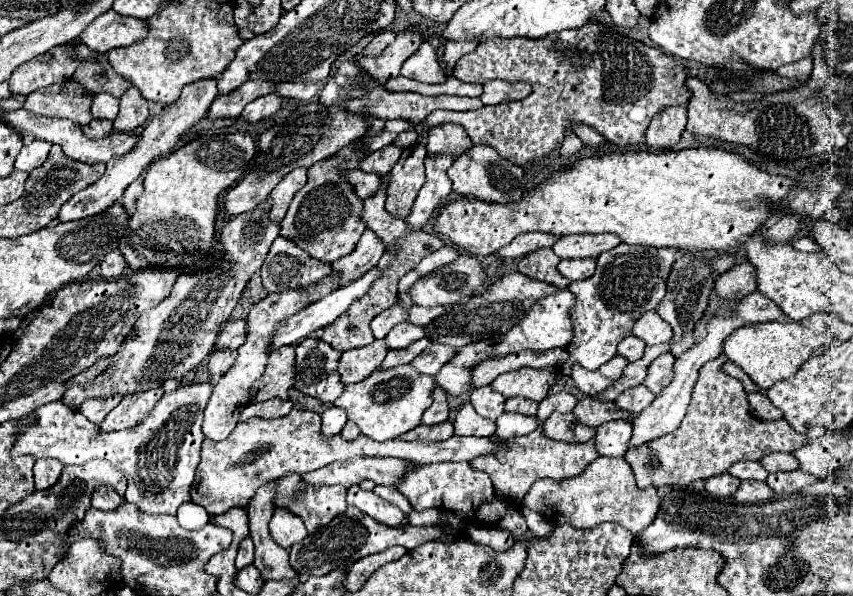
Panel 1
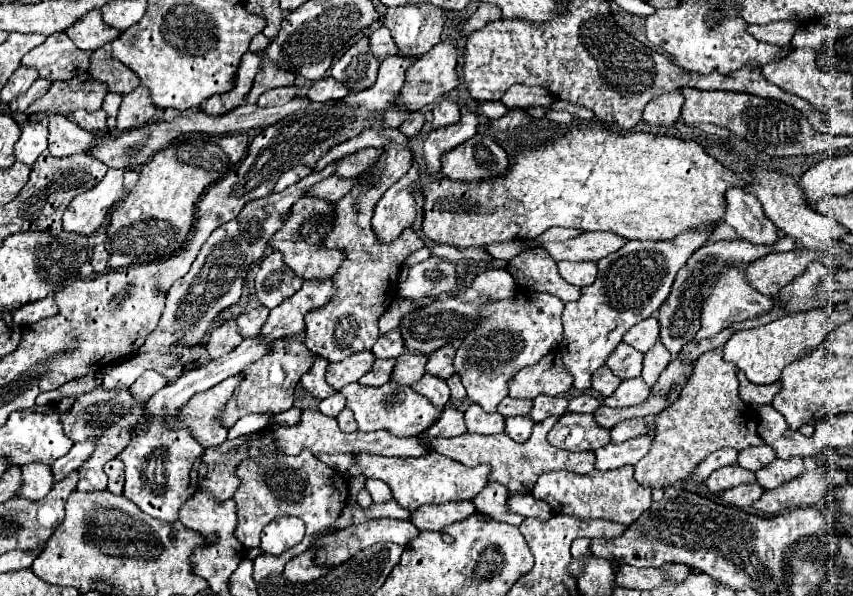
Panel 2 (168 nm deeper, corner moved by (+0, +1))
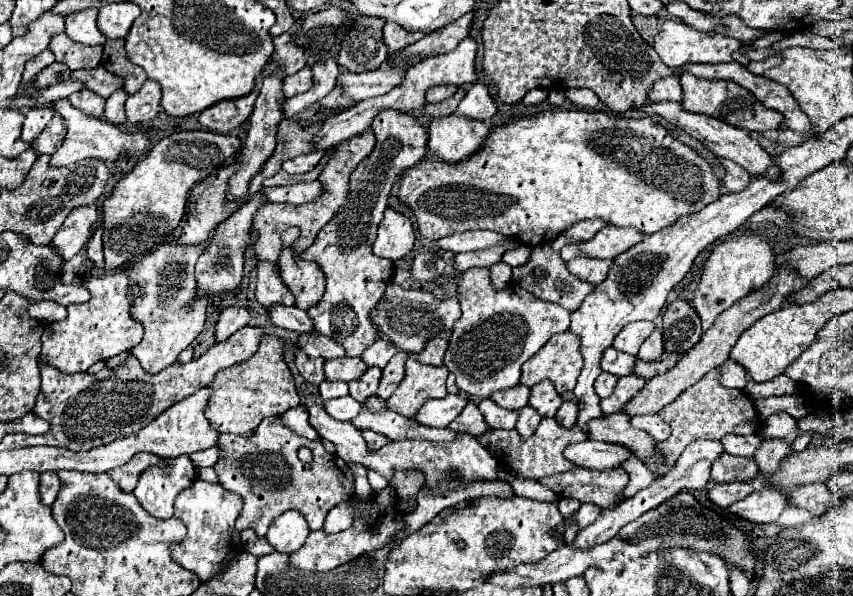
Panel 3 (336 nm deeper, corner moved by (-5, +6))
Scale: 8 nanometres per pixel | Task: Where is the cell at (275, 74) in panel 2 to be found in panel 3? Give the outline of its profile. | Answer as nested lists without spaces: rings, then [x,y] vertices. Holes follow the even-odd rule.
[[[289,33],[273,37],[273,45],[275,45],[275,53],[273,53],[271,65],[283,65],[287,75],[293,75],[305,67],[307,63],[305,49],[299,49]]]

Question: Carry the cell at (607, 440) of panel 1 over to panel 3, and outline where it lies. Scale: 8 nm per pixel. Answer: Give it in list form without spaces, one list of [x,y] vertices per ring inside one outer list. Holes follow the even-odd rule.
[[[651,413],[651,415],[637,415],[637,417],[631,417],[631,425],[635,425],[637,429],[643,429],[647,431],[657,443],[665,441],[669,435],[671,435],[671,427],[657,415],[657,413]]]

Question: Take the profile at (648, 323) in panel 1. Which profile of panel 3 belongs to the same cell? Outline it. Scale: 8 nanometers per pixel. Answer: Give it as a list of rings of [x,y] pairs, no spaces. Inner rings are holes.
[[[639,321],[639,323],[631,323],[627,325],[613,341],[613,347],[617,351],[623,351],[627,355],[637,355],[639,351],[639,345],[649,337],[651,329],[655,329],[655,323],[653,321]]]

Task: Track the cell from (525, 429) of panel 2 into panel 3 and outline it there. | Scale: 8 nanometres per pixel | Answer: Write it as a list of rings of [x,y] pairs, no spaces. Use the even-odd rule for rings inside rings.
[[[523,407],[515,429],[517,429],[523,437],[531,437],[531,433],[537,429],[537,425],[541,423],[541,419],[543,419],[543,417],[541,417],[533,407]]]

